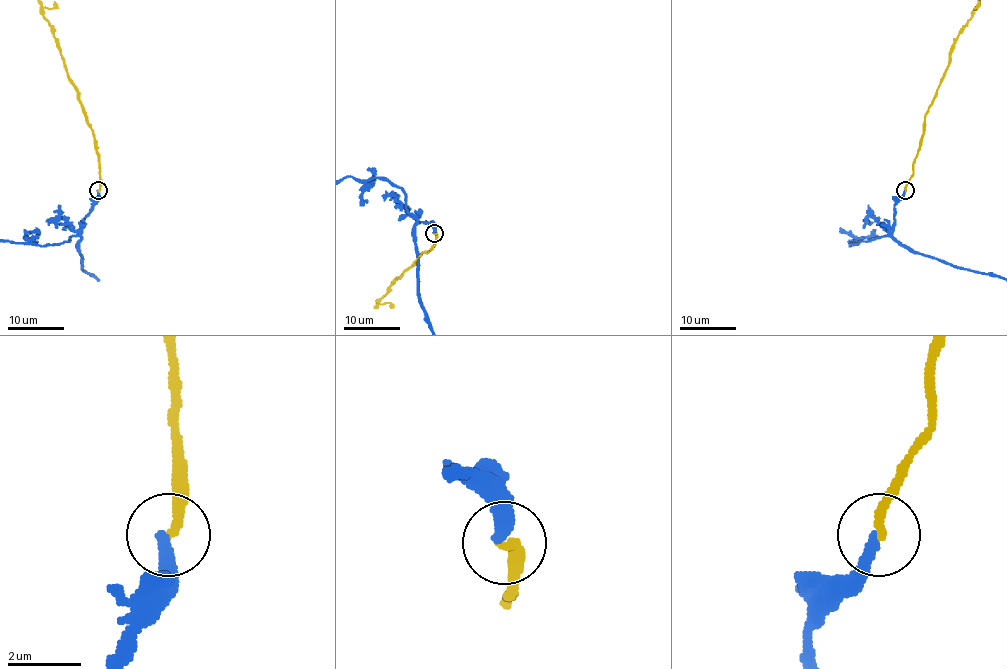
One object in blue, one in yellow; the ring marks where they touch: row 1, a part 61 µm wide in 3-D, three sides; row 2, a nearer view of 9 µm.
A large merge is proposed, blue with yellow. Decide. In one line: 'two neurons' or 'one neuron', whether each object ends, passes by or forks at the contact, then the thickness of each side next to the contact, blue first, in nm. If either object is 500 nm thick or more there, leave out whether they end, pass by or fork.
two neurons; blue ends there; yellow ends there; 320 nm thick on the blue side, 240 nm on the other

